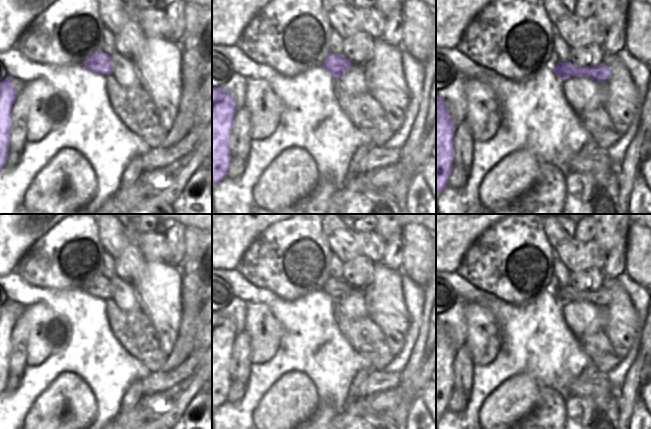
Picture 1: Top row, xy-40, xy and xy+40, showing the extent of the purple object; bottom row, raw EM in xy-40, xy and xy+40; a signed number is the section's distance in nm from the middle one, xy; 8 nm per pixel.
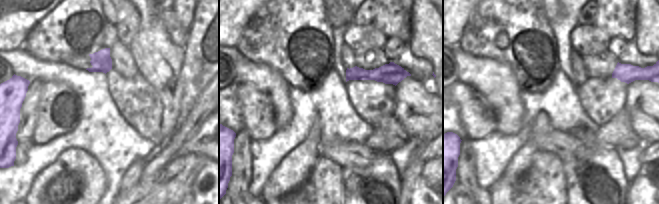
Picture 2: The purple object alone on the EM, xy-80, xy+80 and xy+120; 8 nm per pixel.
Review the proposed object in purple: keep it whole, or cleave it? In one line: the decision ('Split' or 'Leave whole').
Split.

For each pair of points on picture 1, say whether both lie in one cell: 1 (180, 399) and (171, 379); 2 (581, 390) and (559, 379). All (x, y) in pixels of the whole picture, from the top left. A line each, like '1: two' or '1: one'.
1: two
2: two

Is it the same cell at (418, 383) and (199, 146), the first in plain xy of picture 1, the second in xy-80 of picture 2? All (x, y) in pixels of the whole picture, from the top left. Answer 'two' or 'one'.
two

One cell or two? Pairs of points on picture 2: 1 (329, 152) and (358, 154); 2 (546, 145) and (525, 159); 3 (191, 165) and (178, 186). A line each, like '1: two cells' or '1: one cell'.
1: one cell
2: two cells
3: one cell

